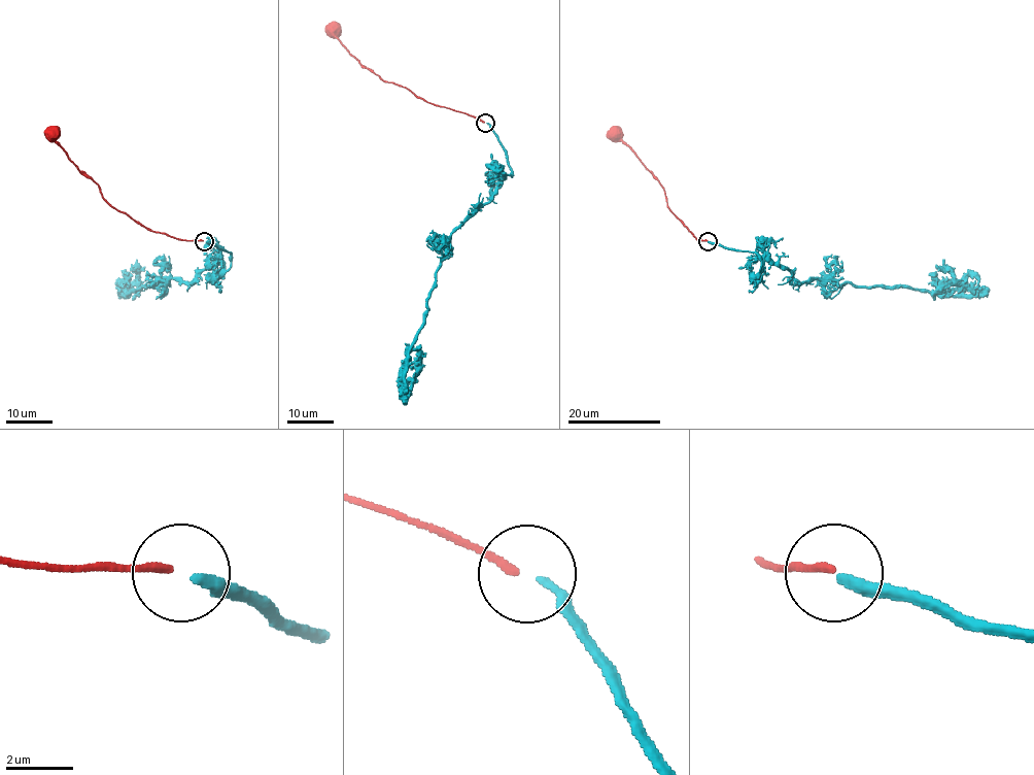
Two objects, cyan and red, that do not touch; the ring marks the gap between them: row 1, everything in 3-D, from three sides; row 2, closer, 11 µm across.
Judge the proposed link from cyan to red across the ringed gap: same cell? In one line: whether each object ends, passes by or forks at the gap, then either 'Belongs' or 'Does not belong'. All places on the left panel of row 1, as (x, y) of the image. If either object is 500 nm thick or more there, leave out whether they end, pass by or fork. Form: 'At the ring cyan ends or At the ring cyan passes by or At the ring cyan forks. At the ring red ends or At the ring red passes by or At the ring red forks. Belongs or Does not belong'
At the ring cyan ends. At the ring red ends. Does not belong

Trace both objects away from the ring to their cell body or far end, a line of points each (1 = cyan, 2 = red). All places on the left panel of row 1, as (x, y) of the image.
1: (205, 241), (228, 251), (226, 270), (218, 260), (190, 281), (169, 278), (125, 296), (132, 287), (132, 300)
2: (203, 240), (185, 240), (150, 231), (116, 210), (52, 133)

